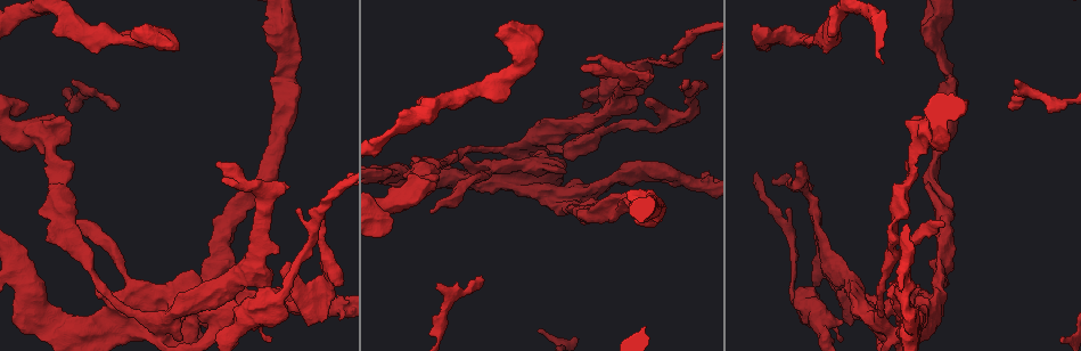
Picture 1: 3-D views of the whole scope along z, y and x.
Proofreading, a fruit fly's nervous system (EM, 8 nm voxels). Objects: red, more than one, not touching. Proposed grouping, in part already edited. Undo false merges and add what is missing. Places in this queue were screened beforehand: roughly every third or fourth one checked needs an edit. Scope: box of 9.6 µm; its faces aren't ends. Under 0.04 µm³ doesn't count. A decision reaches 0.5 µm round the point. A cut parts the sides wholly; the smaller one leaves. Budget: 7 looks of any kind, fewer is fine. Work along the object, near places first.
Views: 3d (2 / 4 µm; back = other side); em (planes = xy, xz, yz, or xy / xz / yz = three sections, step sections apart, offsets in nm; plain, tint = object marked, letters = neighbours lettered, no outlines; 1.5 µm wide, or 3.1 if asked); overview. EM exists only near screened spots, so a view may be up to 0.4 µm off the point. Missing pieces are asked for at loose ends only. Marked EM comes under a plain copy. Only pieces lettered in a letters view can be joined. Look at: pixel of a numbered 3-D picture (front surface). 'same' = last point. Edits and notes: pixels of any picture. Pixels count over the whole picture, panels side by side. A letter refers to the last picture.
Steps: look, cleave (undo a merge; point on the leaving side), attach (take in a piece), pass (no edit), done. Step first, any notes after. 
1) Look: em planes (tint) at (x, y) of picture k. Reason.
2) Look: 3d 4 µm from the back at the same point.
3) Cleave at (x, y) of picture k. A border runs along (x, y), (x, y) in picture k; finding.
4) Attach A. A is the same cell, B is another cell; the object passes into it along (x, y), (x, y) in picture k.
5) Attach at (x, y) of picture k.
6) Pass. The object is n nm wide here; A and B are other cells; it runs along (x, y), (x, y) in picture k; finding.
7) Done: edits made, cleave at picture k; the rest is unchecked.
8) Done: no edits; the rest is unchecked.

Look: 3d 2 µm at (174, 49) of picture 1. Free end.

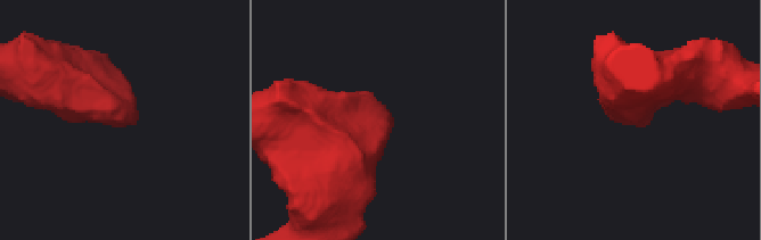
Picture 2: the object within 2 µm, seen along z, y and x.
Look: em xz step 8 (tint) at (125, 124) of picture 2. Shape alone is not enough.

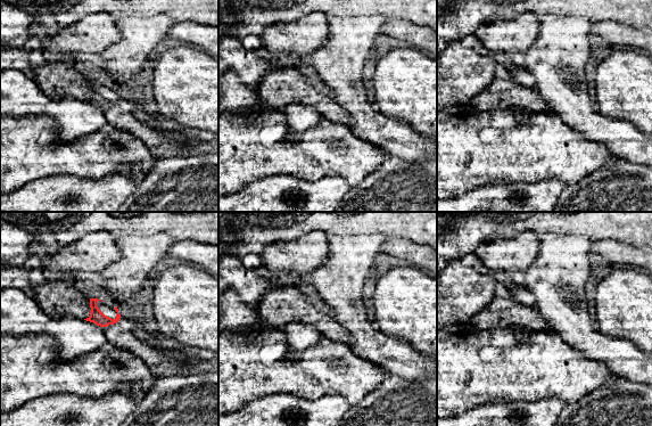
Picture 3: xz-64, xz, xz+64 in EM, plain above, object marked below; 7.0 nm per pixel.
Look: em planes (letters) at the same point. Cut it another way.

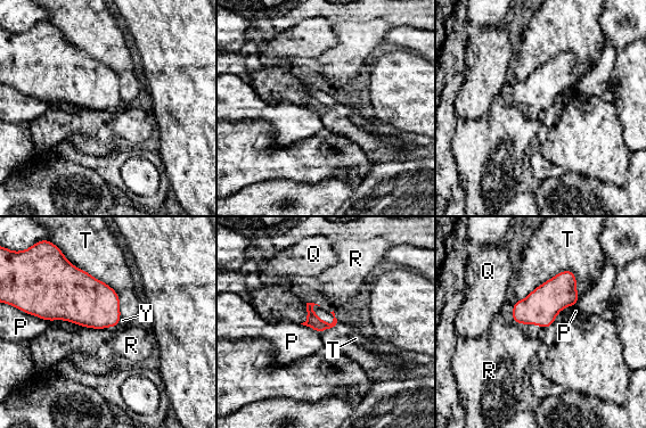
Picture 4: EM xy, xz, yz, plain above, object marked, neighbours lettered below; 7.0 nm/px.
Pass. The longest contact is with T, 440 nm; P, Q, R, T and Y are other cells; a border runs along (121, 317), (116, 327) in picture 4; no lettered piece goes on from it.

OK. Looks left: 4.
Look: em planes (letters) at (809, 186) of picture 1. An open end.

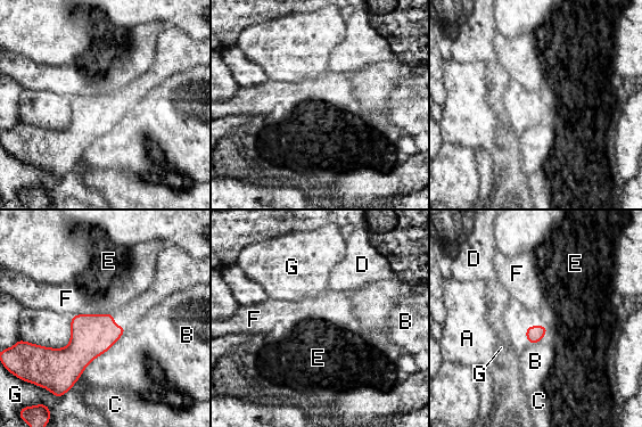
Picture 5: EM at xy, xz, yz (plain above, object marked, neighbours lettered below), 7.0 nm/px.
Pass. The object is 130 nm wide here; the longest contact is with B, 500 nm; A, B, C, D, E, F and G are other cells; no lettered piece goes on from it.

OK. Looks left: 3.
Look: em xz step 8 (letters) at (629, 191) of picture 1. Free end.

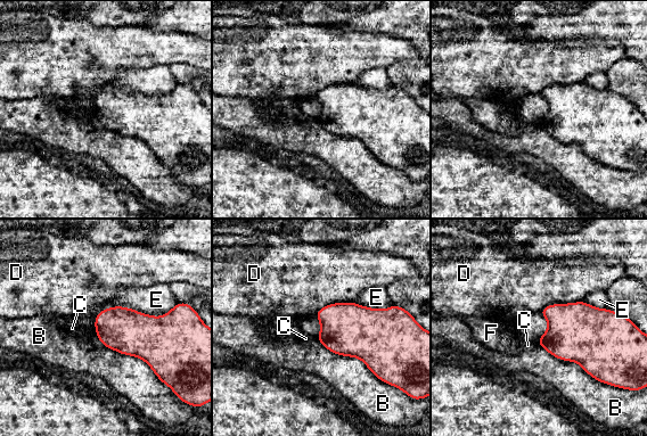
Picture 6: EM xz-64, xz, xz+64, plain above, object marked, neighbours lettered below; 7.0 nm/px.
Look: em planes (letters) at the same point.

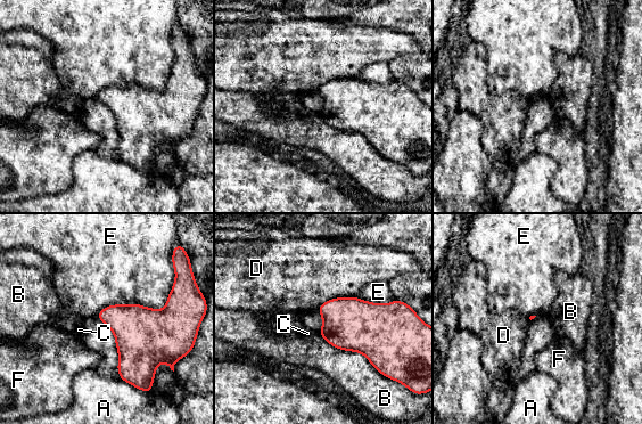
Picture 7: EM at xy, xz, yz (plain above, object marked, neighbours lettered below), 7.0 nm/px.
Pass. A, B, C, D, E and F are other cells; a border runs along (354, 295), (328, 299), (317, 309) in picture 7; no lettered piece goes on from it.

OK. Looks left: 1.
Done: no edits; the rest is unchecked.

